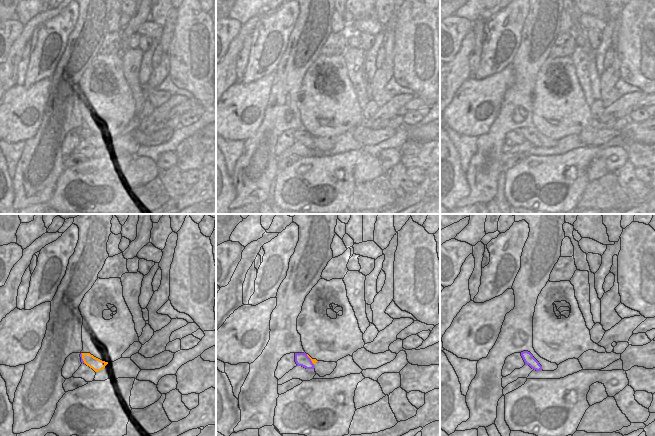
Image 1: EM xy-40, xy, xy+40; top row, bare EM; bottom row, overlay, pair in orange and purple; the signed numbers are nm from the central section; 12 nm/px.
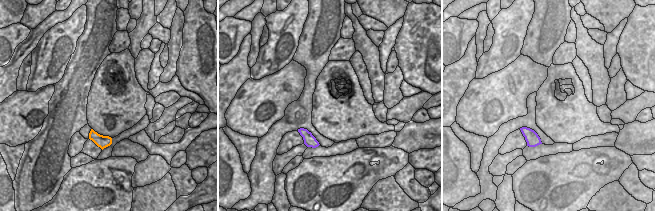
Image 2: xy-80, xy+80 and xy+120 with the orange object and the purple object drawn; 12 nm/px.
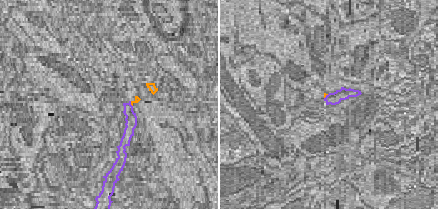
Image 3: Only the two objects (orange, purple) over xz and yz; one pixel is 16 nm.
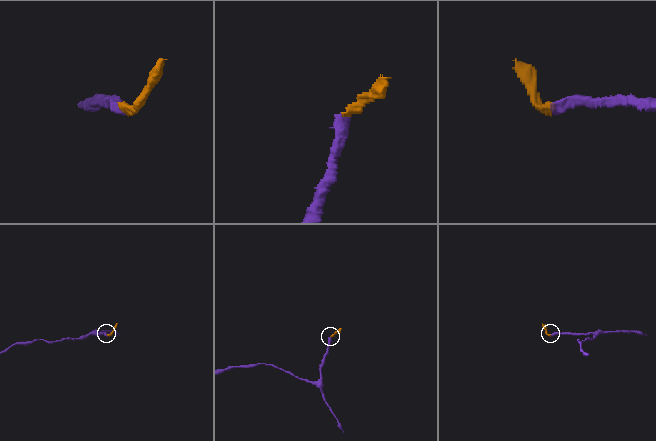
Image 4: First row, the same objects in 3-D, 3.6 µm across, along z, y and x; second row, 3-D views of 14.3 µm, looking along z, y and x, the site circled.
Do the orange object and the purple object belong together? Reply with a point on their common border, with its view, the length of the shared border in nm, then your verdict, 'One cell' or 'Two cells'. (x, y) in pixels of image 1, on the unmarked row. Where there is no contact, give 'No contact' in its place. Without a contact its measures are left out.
Touches orange at xy-40 (82, 134). Shared border 140 nm. One cell

